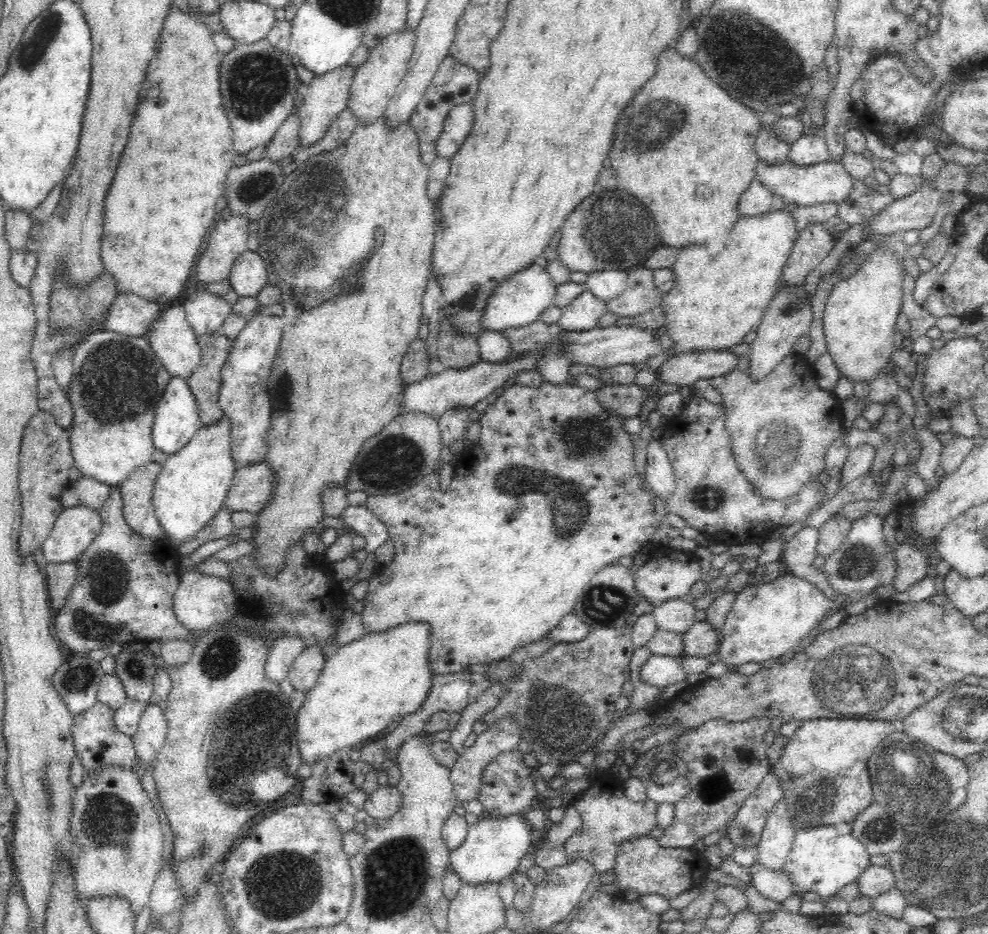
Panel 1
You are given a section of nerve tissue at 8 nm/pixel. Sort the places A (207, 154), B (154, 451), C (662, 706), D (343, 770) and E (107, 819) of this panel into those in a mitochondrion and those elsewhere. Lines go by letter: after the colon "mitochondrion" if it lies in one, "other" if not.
A: other
B: other
C: other
D: other
E: mitochondrion

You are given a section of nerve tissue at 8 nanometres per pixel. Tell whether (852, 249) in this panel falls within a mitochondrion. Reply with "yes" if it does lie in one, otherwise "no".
no

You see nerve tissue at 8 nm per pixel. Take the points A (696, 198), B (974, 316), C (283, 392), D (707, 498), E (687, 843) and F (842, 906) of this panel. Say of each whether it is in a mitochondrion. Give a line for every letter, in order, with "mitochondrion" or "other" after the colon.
A: other
B: other
C: mitochondrion
D: mitochondrion
E: other
F: other

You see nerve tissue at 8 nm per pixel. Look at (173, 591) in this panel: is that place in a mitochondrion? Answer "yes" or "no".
no

